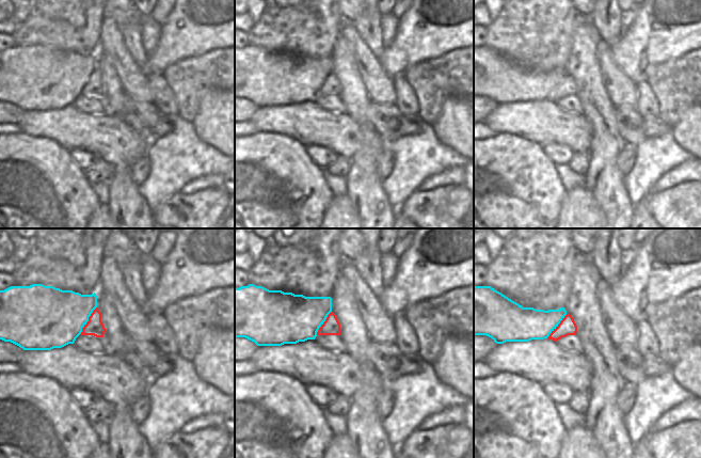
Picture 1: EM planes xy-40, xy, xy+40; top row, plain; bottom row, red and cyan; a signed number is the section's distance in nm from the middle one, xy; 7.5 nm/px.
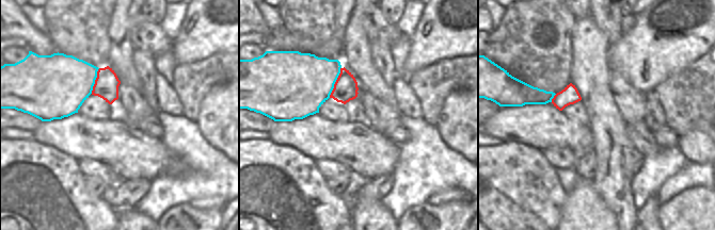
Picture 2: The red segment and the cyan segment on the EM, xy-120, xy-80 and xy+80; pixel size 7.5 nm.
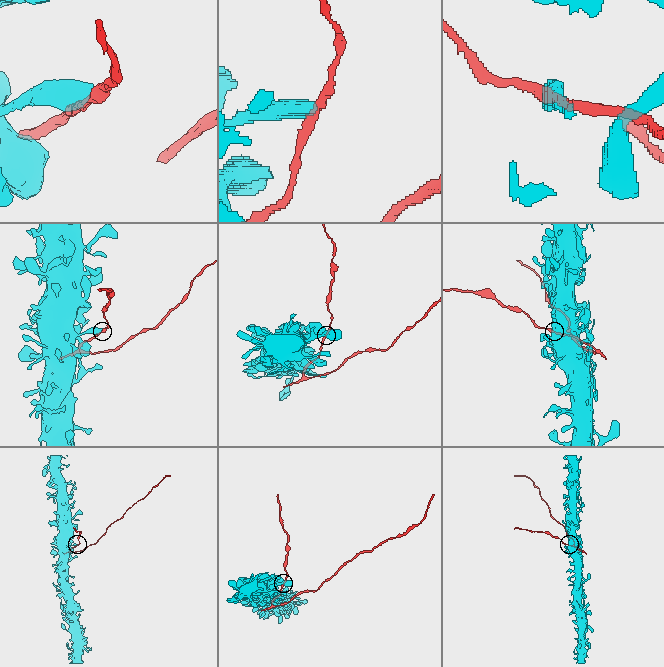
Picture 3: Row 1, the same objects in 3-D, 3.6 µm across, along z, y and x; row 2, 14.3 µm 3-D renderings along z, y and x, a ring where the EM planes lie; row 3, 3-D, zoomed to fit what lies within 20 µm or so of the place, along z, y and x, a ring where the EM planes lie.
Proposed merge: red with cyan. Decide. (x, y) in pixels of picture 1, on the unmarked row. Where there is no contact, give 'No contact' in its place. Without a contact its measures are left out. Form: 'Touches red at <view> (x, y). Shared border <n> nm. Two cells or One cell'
Touches red at xy+40 (558, 87). Shared border 240 nm. Two cells

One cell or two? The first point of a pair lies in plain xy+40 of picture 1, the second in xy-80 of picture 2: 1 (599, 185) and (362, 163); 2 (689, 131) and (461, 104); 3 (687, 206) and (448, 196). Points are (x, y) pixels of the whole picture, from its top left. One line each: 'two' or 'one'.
1: two
2: one
3: two

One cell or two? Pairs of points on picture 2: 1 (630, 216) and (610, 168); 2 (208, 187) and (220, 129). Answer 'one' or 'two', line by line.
1: one
2: two

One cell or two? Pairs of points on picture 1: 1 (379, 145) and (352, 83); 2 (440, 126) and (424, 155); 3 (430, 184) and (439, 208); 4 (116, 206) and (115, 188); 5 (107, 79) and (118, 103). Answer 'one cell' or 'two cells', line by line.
1: one cell
2: two cells
3: two cells
4: one cell
5: one cell

